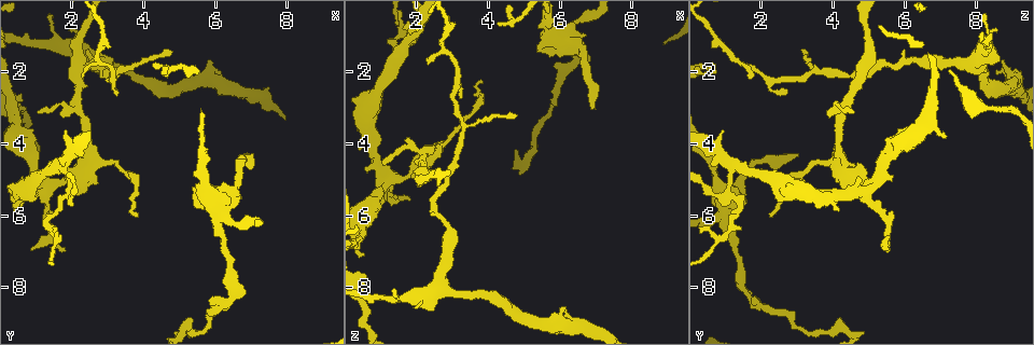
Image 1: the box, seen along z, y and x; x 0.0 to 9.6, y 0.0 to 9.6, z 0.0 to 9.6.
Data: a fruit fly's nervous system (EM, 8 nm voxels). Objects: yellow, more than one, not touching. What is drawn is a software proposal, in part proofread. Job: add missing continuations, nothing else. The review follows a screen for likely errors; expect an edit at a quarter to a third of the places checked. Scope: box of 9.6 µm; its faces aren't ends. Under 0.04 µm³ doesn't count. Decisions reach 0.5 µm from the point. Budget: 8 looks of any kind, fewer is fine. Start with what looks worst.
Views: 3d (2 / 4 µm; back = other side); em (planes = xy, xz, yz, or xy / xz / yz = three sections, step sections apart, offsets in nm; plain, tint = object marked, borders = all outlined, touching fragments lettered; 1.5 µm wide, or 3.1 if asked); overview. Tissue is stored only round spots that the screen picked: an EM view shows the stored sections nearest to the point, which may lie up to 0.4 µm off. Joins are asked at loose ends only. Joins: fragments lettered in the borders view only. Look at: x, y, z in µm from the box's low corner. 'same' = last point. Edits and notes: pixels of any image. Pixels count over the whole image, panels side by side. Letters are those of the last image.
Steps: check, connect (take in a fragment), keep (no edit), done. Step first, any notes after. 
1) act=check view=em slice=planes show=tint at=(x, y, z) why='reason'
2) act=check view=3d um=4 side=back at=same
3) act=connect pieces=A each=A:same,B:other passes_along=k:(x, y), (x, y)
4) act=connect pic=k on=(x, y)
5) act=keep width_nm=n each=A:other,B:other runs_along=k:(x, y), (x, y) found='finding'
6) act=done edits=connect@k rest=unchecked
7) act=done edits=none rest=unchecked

act=check view=3d um=2 at=(6.95, 4.35, 3.10) why='end of a long branch'

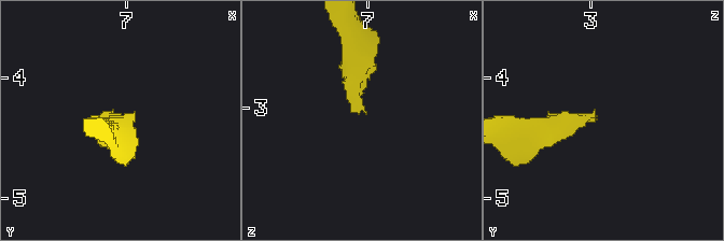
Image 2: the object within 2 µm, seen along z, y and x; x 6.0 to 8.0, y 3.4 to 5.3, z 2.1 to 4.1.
act=check view=em slice=xy step=8 show=borders at=(6.98, 4.34, 3.06)

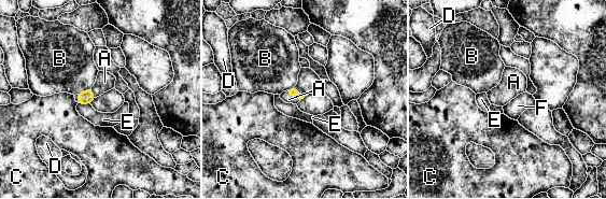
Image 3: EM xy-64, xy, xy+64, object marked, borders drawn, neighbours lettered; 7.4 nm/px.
act=check view=em slice=planes show=borders at=same

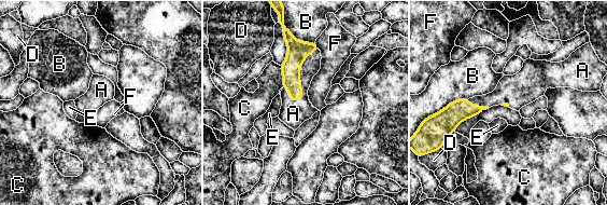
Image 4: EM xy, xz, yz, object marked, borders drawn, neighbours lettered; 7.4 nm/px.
act=connect pieces=A longest_contact=A:440nm each=A:same,B:other,C:other,D:other,E:other,F:other passes_along=4:(297, 51), (299, 78), (296, 111) found='it goes on there'

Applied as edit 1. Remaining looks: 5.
act=check view=3d um=2 at=(4.85, 1.40, 3.25) why='thin end'

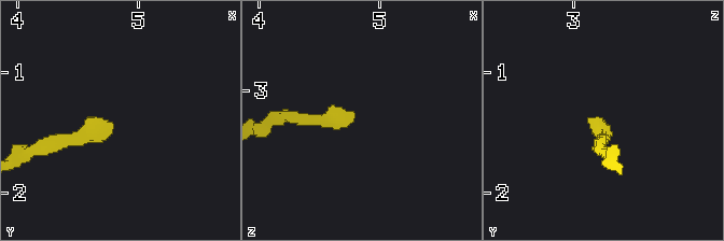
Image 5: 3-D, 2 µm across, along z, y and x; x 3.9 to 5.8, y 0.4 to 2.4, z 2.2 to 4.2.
act=check view=em slice=yz step=8 show=tint at=(4.78, 1.40, 3.18)

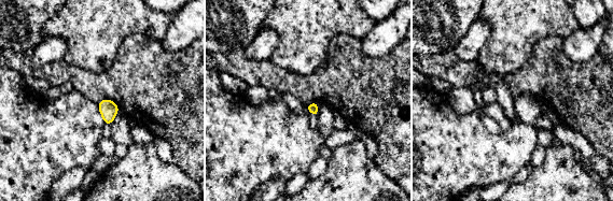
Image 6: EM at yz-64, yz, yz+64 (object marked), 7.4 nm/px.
act=check view=em slice=yz step=8 show=borders at=same why='see the neighbours'

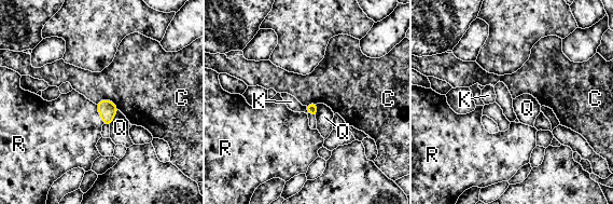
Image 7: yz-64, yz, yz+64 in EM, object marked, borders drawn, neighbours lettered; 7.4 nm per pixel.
act=keep width_nm=80 each=C:other,K:other,Q:other,R:other found='no lettered fragment goes on from it'

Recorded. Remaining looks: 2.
act=done edits=connect@4 rest=unchecked

